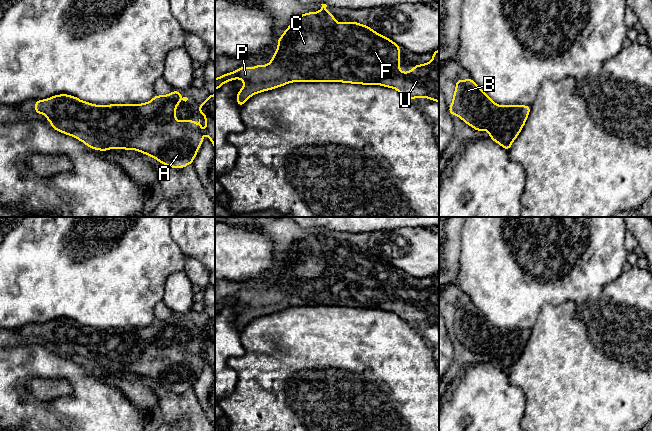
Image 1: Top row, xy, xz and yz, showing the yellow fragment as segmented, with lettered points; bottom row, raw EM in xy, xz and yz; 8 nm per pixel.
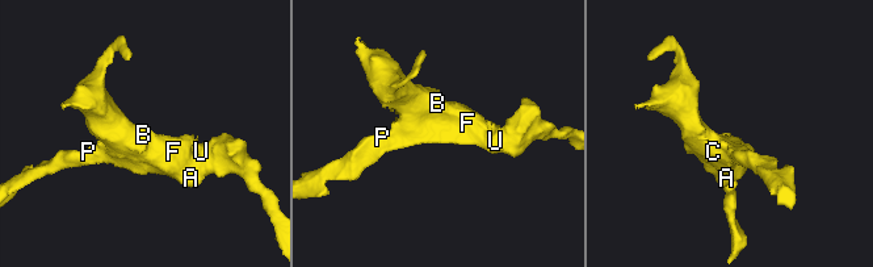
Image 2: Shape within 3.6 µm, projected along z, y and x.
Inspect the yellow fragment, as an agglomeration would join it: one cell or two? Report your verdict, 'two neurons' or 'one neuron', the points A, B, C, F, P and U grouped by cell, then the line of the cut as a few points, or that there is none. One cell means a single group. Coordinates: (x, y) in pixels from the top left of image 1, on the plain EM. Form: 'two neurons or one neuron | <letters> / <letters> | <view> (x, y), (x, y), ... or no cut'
one neuron | A B C F P U | no cut

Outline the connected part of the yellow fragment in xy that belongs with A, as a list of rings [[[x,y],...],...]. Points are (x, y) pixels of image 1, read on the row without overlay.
[[[175,314],[167,319],[155,319],[150,325],[141,328],[108,328],[102,330],[82,325],[69,318],[58,318],[47,323],[36,324],[34,336],[44,338],[54,354],[72,360],[94,374],[109,375],[111,372],[135,374],[154,382],[167,391],[182,393],[189,388],[193,388],[204,361],[200,343],[198,347],[192,343],[176,344],[177,330],[181,324],[185,326],[188,324],[187,321],[180,321],[181,316]]]

